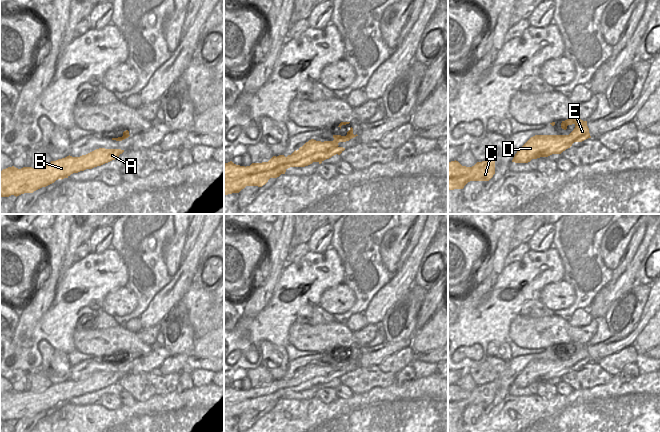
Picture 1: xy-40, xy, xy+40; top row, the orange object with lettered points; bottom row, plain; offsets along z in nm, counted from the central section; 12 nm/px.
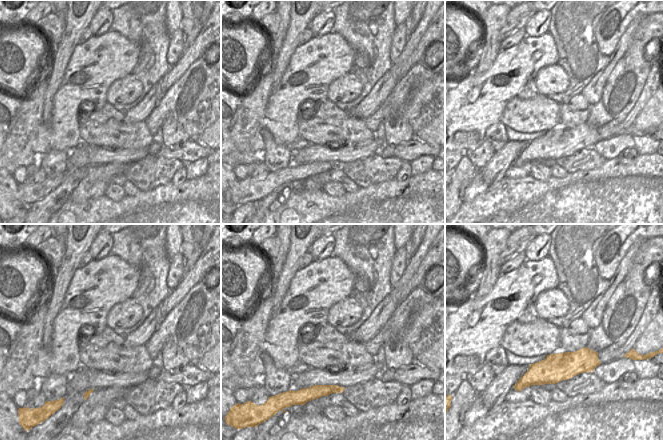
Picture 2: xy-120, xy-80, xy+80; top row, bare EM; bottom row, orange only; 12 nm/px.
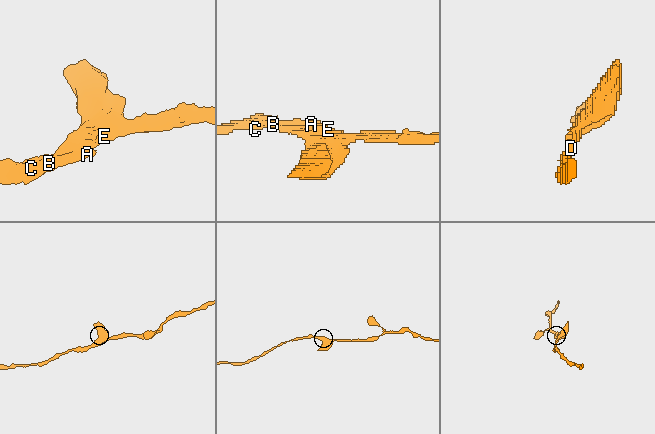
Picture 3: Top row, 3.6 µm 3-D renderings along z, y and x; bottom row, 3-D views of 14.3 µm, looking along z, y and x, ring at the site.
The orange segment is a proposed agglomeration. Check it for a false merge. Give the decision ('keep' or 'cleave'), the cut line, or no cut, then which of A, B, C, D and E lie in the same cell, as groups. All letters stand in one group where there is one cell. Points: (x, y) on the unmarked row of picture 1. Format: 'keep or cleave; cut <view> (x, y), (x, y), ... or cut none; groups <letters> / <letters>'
keep; cut none; groups A B C D E

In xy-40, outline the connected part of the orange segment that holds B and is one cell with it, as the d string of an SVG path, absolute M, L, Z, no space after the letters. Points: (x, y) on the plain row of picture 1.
M99 372L80 381L72 381L69 379L65 382L51 385L42 393L34 393L32 391L23 391L18 393L14 390L8 391L0 395L0 421L9 421L11 419L17 421L24 417L33 417L42 411L46 411L54 407L58 403L62 404L64 402L68 402L73 397L92 393L115 384L123 376L124 374L121 373Z

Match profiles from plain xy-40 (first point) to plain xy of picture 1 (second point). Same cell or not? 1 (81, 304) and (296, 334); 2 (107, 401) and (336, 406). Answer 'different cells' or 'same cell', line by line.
1: different cells
2: different cells

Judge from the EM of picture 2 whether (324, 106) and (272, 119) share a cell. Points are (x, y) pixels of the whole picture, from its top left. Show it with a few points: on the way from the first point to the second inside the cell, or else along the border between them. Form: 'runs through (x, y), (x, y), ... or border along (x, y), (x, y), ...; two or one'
runs through (314, 98), (297, 97), (286, 106); one

